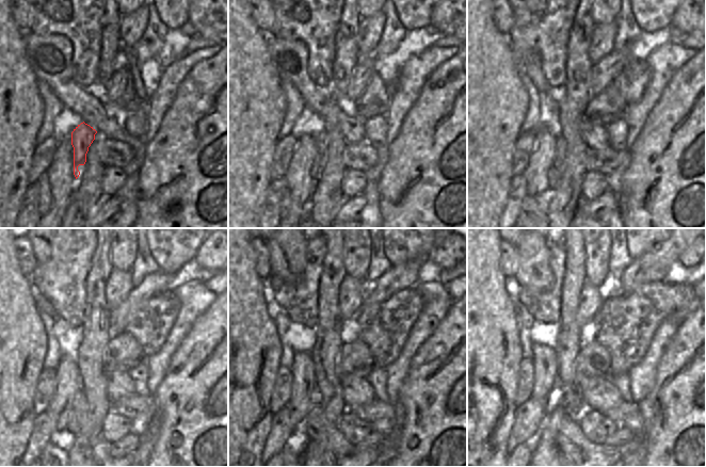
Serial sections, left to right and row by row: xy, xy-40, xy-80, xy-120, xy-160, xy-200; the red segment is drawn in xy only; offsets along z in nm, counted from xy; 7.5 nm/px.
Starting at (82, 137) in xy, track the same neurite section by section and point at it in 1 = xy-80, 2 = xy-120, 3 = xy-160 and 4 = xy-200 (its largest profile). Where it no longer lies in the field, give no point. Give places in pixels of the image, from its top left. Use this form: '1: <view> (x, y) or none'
1: xy-80 (555, 173)
2: xy-120 (78, 412)
3: xy-160 (326, 434)
4: xy-200 (571, 440)

